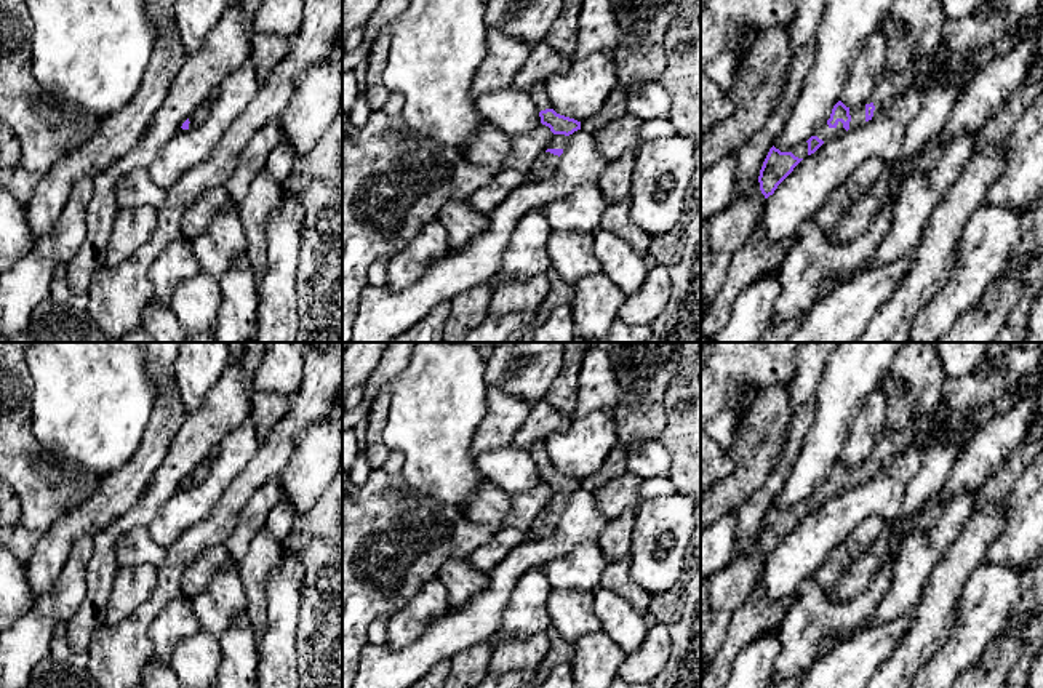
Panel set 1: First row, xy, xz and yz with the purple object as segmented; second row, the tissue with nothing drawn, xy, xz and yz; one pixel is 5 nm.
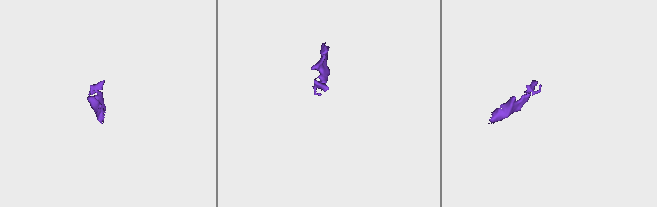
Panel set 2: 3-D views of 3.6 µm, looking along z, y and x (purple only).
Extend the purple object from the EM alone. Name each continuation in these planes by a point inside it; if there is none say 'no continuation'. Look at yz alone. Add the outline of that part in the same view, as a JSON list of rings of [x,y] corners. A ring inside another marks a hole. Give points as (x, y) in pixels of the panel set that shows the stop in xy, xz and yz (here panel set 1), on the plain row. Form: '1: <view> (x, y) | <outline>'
1: yz (893, 442) | [[[921,413],[918,419],[912,422],[909,427],[902,430],[886,430],[885,434],[881,434],[877,438],[873,450],[865,462],[872,461],[875,464],[873,475],[877,475],[889,456],[902,453],[915,440],[920,442],[918,450],[920,453],[923,453],[928,445],[928,437],[931,430],[933,414]]]
2: yz (823, 490) | [[[825,480],[825,482],[822,482],[822,483],[817,485],[817,488],[814,490],[813,494],[817,494],[824,501],[827,501],[827,499],[832,499],[832,498],[840,496],[845,490],[846,488],[843,486],[843,482],[841,480],[838,480],[838,483],[835,486],[830,486],[827,483],[827,480]]]

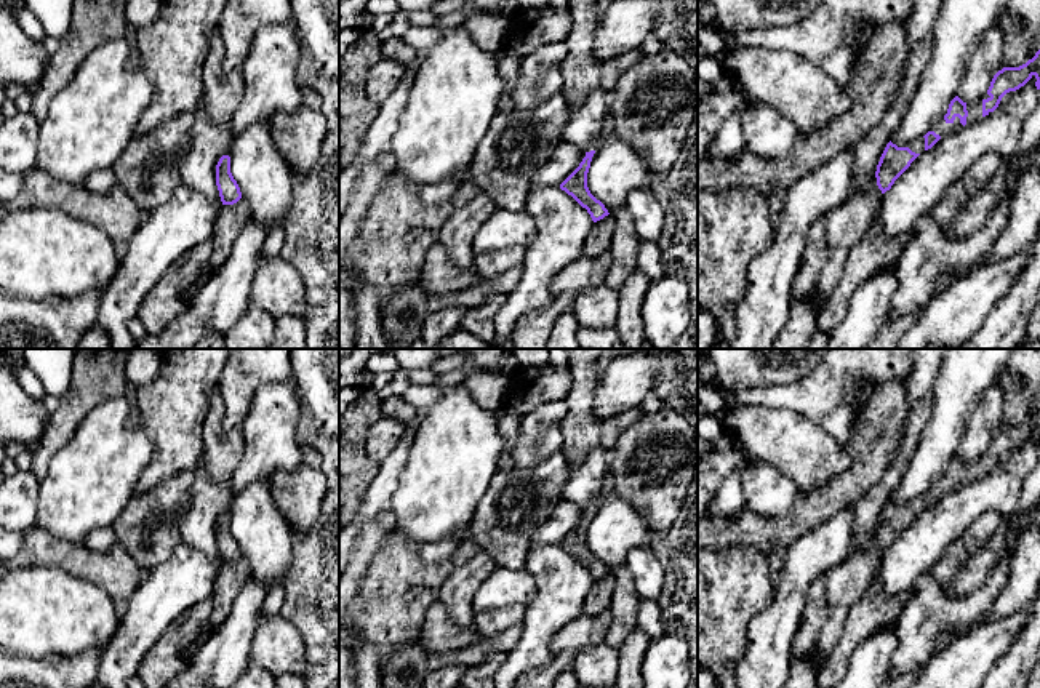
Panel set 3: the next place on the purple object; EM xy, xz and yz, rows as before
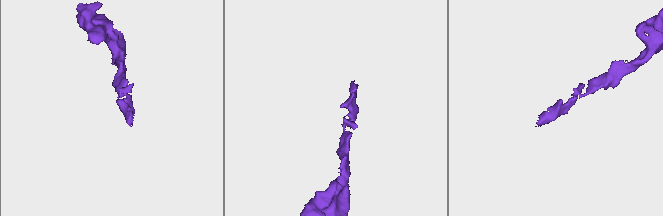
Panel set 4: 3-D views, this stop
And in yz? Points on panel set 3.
1: yz (940, 485) | [[[942,475],[942,477],[939,477],[939,478],[934,480],[934,483],[931,485],[930,490],[934,490],[941,496],[944,496],[944,494],[949,494],[949,493],[957,491],[962,485],[963,483],[960,482],[960,477],[958,475],[955,475],[955,478],[952,482],[947,482],[944,478],[944,475]]]

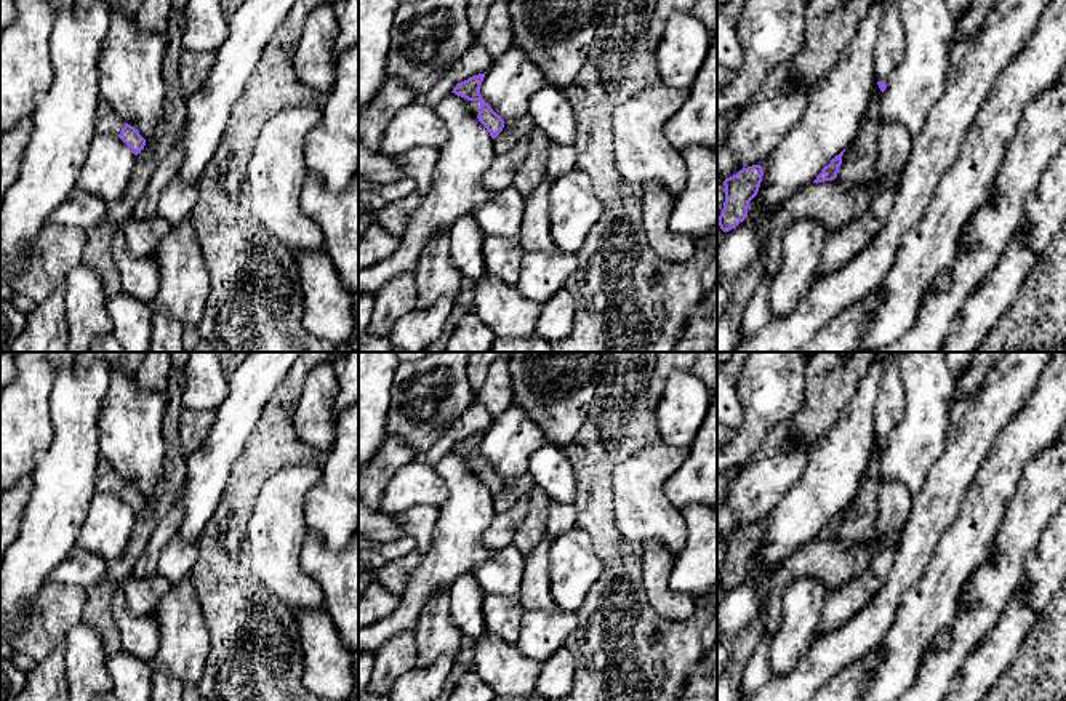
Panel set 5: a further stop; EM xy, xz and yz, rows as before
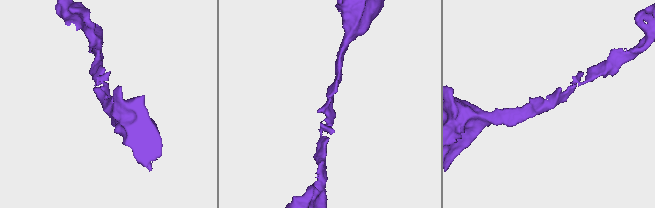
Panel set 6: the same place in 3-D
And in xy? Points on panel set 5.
1: xy (112, 482) | [[[101,458],[96,467],[96,493],[118,495],[125,480]]]

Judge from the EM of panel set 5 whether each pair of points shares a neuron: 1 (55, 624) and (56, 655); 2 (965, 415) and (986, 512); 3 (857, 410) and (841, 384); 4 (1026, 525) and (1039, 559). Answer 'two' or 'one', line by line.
1: two
2: two
3: two
4: two

